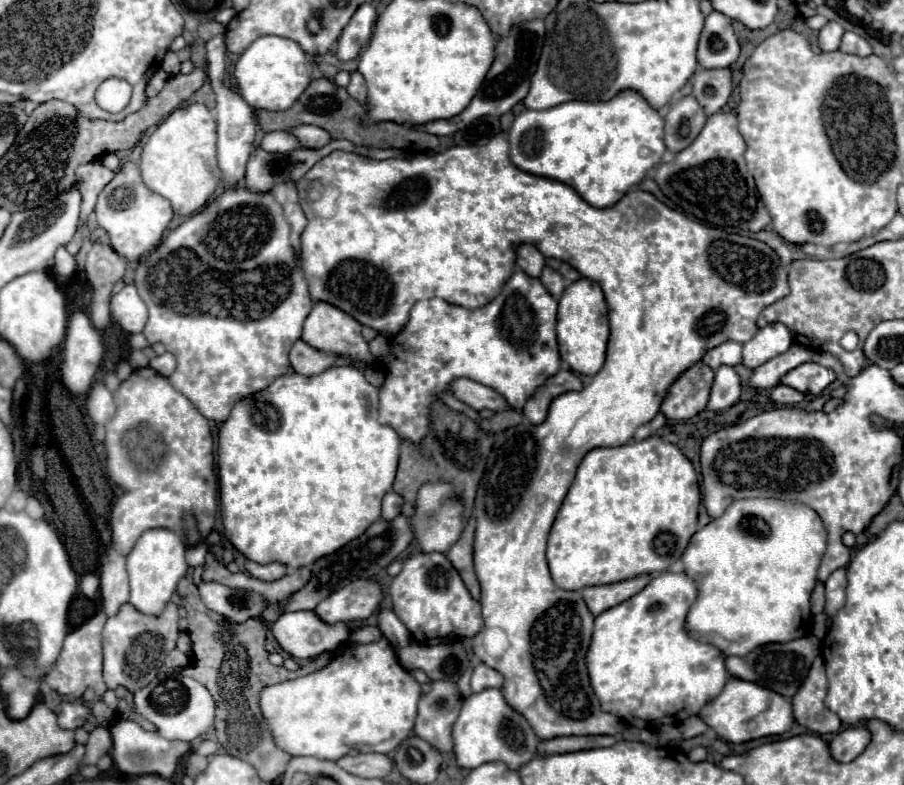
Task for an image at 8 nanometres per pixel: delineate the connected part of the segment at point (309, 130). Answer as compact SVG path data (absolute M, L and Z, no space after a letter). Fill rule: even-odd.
M298 125L298 127L288 129L288 133L292 133L300 141L300 145L308 149L324 147L330 141L330 135L324 129L314 127L314 125Z

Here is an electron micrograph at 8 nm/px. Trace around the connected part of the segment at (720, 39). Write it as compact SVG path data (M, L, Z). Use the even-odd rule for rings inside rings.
M718 11L706 17L706 25L698 43L698 63L704 69L722 69L736 63L740 55L738 37L732 31L730 19Z

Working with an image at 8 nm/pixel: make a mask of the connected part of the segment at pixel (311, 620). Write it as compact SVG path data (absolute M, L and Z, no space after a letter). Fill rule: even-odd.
M294 611L280 615L272 625L272 635L292 657L312 659L320 653L334 651L344 643L348 639L348 627L344 623L328 627L326 623L320 623L312 611Z

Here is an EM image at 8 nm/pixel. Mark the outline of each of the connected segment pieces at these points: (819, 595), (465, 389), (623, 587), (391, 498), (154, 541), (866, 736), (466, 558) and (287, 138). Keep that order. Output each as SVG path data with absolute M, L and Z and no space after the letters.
M816 583L814 593L812 593L812 613L820 613L824 609L826 597L824 597L824 583Z
M456 379L456 381L452 381L450 391L452 391L452 395L456 399L464 401L466 405L470 405L476 411L482 411L482 409L508 411L508 409L512 409L508 405L508 401L498 391L494 391L492 387L480 385L476 381L470 381L470 379Z
M640 575L636 579L628 579L628 581L620 581L620 583L612 583L612 585L598 585L598 587L584 587L580 593L590 609L590 613L596 617L600 613L604 613L610 607L616 607L618 603L630 599L632 595L636 595L638 591L642 591L648 585L650 577L648 575Z
M394 491L386 493L382 499L382 517L384 519L394 519L400 513L400 505L402 505L402 497Z
M168 529L146 531L136 541L136 547L126 557L132 607L136 607L140 613L146 613L146 615L160 615L164 611L166 603L172 599L178 587L178 581L188 571L184 551L186 551L186 545L182 543L182 539L174 531L168 531Z
M850 727L850 729L844 729L840 731L832 741L830 741L830 751L832 751L832 757L836 761L842 761L842 763L848 763L852 759L856 759L870 743L872 735L866 727Z
M470 519L462 531L462 537L446 551L448 561L456 567L456 571L460 573L464 585L468 587L470 595L474 599L480 599L480 587L478 587L478 579L474 575L474 565L472 565L472 545L474 545L474 527L476 521Z
M272 131L272 133L266 133L260 141L260 147L264 151L272 151L272 153L288 153L296 147L300 147L296 143L296 139L292 139L292 135L288 135L286 131Z

